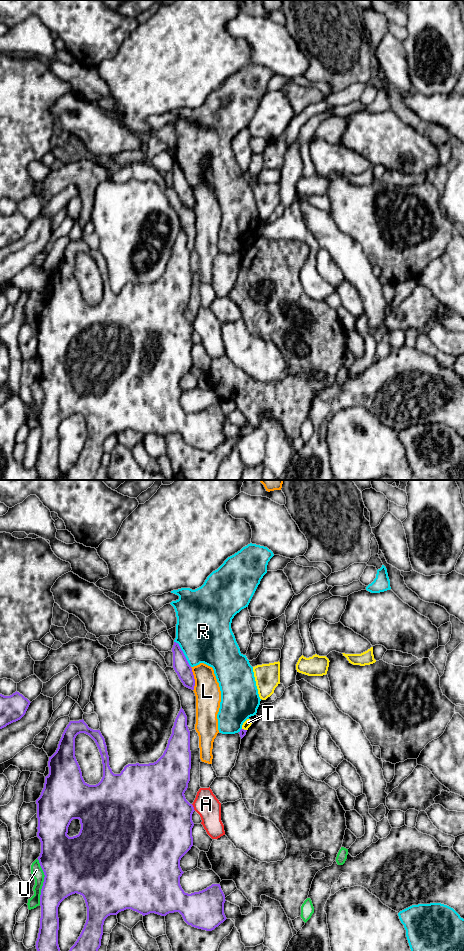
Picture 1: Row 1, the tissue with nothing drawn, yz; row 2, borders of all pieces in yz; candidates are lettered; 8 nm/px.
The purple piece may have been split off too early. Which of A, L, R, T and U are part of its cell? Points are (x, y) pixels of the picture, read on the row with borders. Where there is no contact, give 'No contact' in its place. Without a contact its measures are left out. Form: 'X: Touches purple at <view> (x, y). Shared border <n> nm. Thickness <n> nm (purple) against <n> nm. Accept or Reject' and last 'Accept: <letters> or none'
A: Touches purple at yz (193, 807). Shared border 70 nm. Thickness 440 nm (purple) against 200 nm. Reject
L: Touches purple at yz (194, 679). Shared border 190 nm. Thickness 130 nm (purple) against 200 nm. Reject
R: Touches purple at yz (183, 653). Shared border 240 nm. Thickness 130 nm (purple) against 440 nm. Reject
T: Touches purple at yz (243, 729). Shared border 40 nm. Thickness 50 nm (purple) against 60 nm. Reject
U: Touches purple at yz (43, 882). Shared border 360 nm. Thickness 440 nm (purple) against 90 nm. Reject
Accept: none

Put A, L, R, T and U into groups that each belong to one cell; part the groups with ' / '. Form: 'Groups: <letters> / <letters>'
Groups: A / L / R / T U

